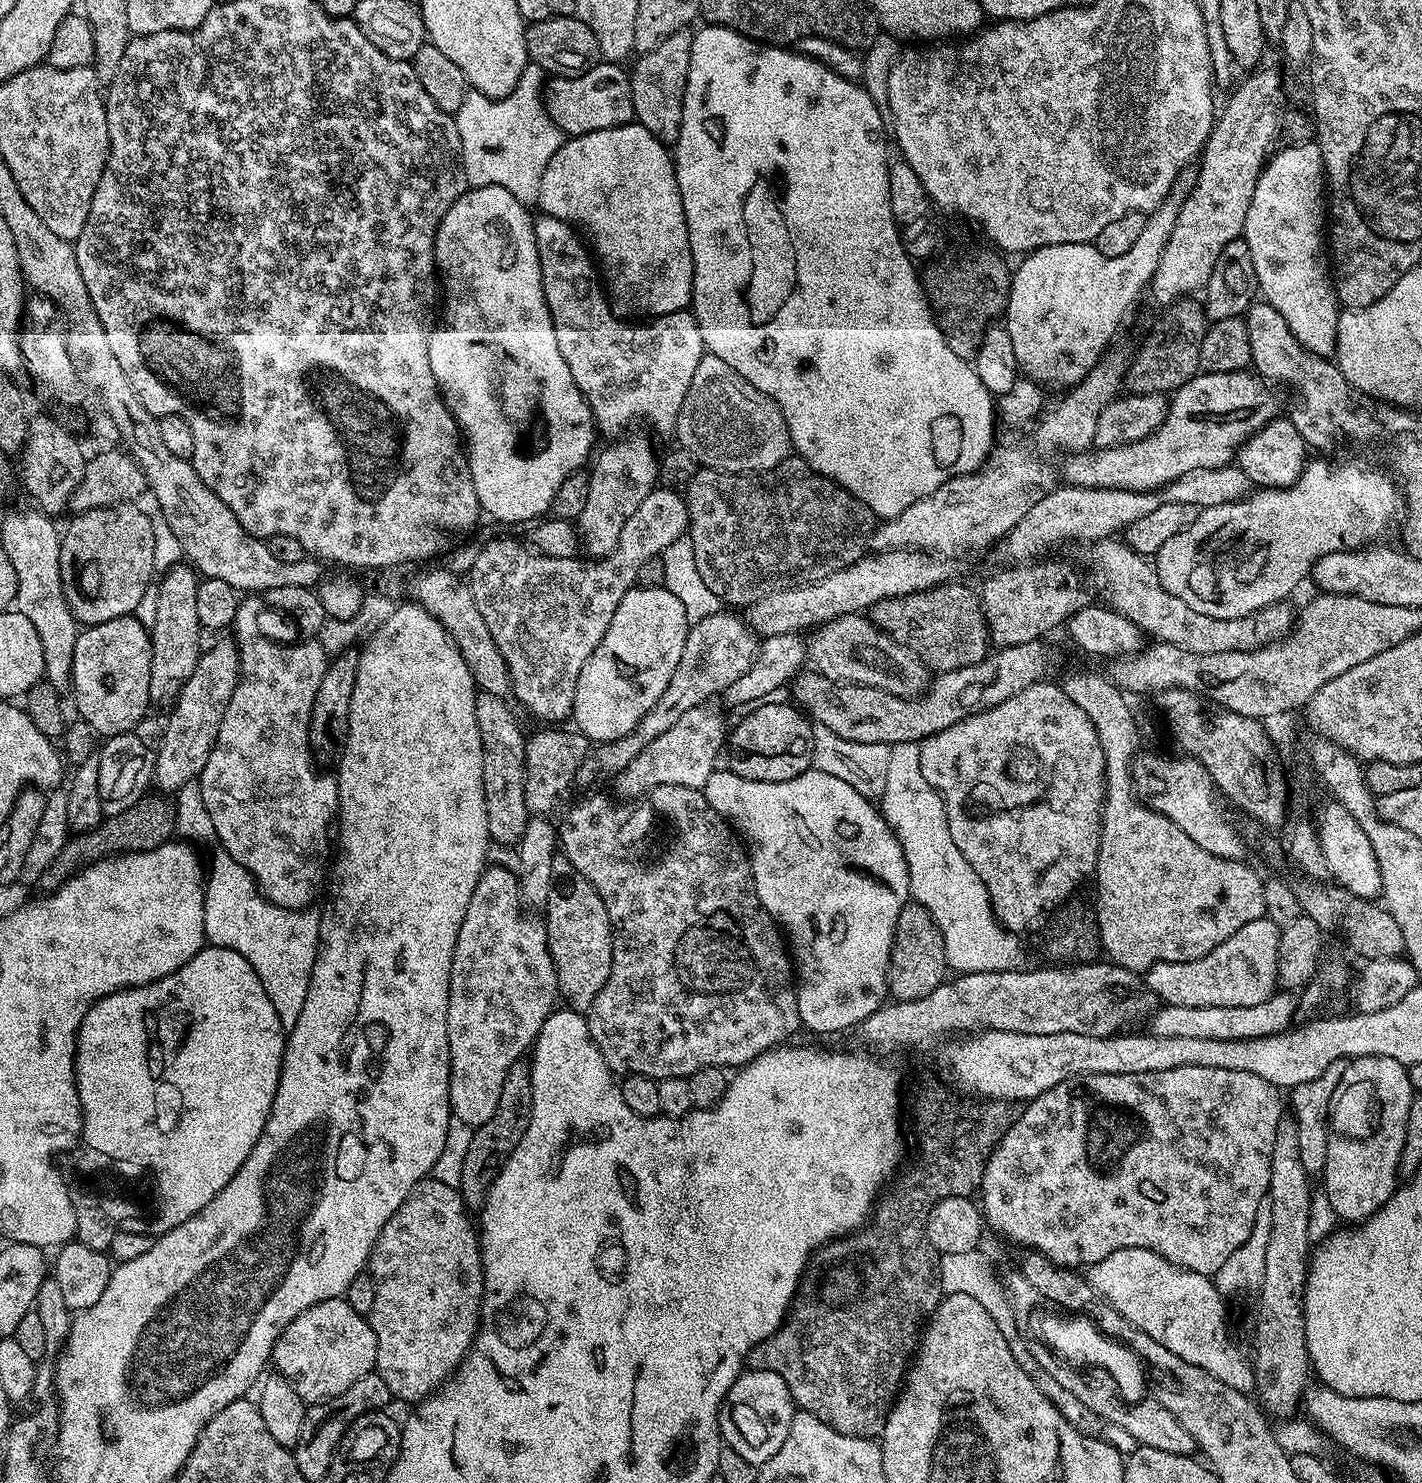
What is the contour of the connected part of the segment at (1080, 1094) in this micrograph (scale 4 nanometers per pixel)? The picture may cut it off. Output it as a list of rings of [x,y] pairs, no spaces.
[[[1178,1066],[1174,1070],[1158,1070],[1157,1072],[1146,1072],[1142,1074],[1098,1074],[1086,1072],[1082,1076],[1071,1076],[1069,1080],[1058,1082],[1056,1086],[1050,1090],[1046,1090],[1038,1098],[1027,1101],[1027,1103],[1023,1105],[1024,1112],[1022,1108],[1022,1111],[1016,1117],[1016,1121],[1006,1130],[1004,1137],[996,1143],[995,1150],[988,1155],[988,1161],[984,1167],[984,1173],[982,1174],[982,1182],[978,1186],[978,1192],[980,1192],[978,1200],[982,1205],[987,1227],[991,1229],[991,1231],[993,1228],[998,1235],[1005,1236],[1010,1243],[1021,1244],[1021,1249],[1040,1252],[1051,1264],[1057,1264],[1059,1268],[1080,1270],[1085,1266],[1091,1266],[1102,1262],[1102,1258],[1114,1254],[1116,1250],[1145,1248],[1154,1254],[1158,1254],[1162,1258],[1166,1258],[1170,1262],[1174,1262],[1180,1268],[1185,1268],[1191,1272],[1197,1272],[1209,1278],[1215,1277],[1216,1272],[1222,1270],[1222,1265],[1225,1264],[1226,1258],[1230,1258],[1230,1254],[1234,1254],[1234,1250],[1238,1250],[1238,1246],[1242,1246],[1246,1242],[1246,1238],[1250,1238],[1250,1234],[1254,1230],[1254,1222],[1258,1218],[1258,1206],[1262,1206],[1266,1203],[1268,1187],[1270,1186],[1270,1166],[1274,1158],[1274,1142],[1278,1138],[1278,1122],[1282,1118],[1282,1112],[1280,1112],[1280,1096],[1281,1093],[1276,1087],[1270,1082],[1266,1082],[1266,1078],[1258,1078],[1258,1074],[1250,1074],[1242,1070],[1207,1068],[1206,1066]]]

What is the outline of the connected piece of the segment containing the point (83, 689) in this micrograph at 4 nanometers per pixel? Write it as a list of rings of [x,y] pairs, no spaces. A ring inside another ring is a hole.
[[[135,615],[123,616],[122,618],[114,618],[110,622],[102,622],[101,624],[94,624],[85,627],[79,633],[74,642],[74,662],[72,663],[72,682],[70,685],[71,695],[76,695],[76,708],[79,719],[86,721],[96,732],[97,737],[107,738],[109,736],[123,736],[125,734],[132,734],[137,731],[136,724],[140,724],[144,720],[144,715],[148,712],[150,707],[150,674],[152,666],[152,638],[149,629],[137,620]]]

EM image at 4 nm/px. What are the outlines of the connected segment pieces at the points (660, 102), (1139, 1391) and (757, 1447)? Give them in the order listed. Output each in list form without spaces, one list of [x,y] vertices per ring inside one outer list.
[[[688,30],[670,34],[670,38],[654,46],[654,50],[637,55],[636,65],[630,68],[632,114],[635,123],[665,142],[675,142],[682,126],[682,106],[686,74],[690,70],[692,37],[693,33]]]
[[[1060,1312],[1054,1314],[1034,1314],[1030,1324],[1034,1330],[1034,1337],[1039,1343],[1047,1345],[1066,1364],[1074,1368],[1092,1366],[1106,1370],[1114,1380],[1119,1394],[1128,1404],[1136,1404],[1147,1397],[1149,1391],[1148,1372],[1140,1356],[1134,1354],[1127,1345],[1101,1333],[1101,1330],[1091,1319],[1083,1314],[1064,1315]]]
[[[748,1370],[736,1379],[734,1386],[730,1386],[728,1397],[720,1405],[720,1435],[723,1443],[734,1450],[734,1454],[742,1454],[746,1462],[759,1466],[774,1458],[774,1454],[778,1454],[782,1442],[786,1442],[793,1415],[792,1395],[786,1382],[782,1382],[782,1378],[778,1378],[778,1374],[773,1372]]]

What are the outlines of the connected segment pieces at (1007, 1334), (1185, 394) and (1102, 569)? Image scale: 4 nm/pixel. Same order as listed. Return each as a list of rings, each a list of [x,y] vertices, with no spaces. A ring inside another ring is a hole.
[[[976,1249],[963,1254],[946,1254],[940,1256],[940,1285],[942,1285],[945,1295],[950,1293],[967,1294],[977,1299],[978,1302],[981,1302],[982,1306],[985,1306],[986,1312],[990,1314],[991,1318],[996,1322],[998,1330],[1000,1330],[1002,1334],[1002,1338],[1004,1338],[1010,1346],[1010,1354],[1013,1355],[1014,1362],[1016,1362],[1026,1374],[1029,1374],[1031,1380],[1038,1387],[1038,1390],[1041,1390],[1042,1394],[1046,1395],[1046,1398],[1053,1400],[1055,1396],[1059,1397],[1059,1399],[1056,1400],[1059,1412],[1067,1420],[1072,1420],[1074,1416],[1073,1409],[1077,1410],[1083,1407],[1081,1400],[1075,1397],[1070,1390],[1066,1390],[1053,1375],[1050,1375],[1048,1371],[1042,1370],[1039,1366],[1038,1360],[1033,1356],[1029,1341],[1026,1342],[1018,1332],[1015,1320],[1016,1316],[1007,1300],[1009,1297],[1005,1285],[1001,1280],[999,1282],[996,1278],[991,1264],[983,1252],[981,1249]],[[1067,1403],[1071,1405],[1073,1409],[1068,1409]]]
[[[1201,371],[1196,376],[1190,378],[1180,389],[1171,393],[1168,402],[1168,419],[1164,420],[1154,431],[1146,438],[1142,438],[1138,442],[1130,442],[1129,444],[1119,444],[1113,448],[1093,447],[1091,450],[1083,452],[1074,452],[1065,455],[1062,460],[1062,476],[1064,476],[1069,485],[1074,488],[1121,488],[1122,490],[1134,490],[1135,492],[1155,492],[1165,488],[1170,482],[1174,482],[1178,478],[1182,478],[1182,474],[1190,474],[1199,468],[1221,468],[1227,464],[1232,464],[1236,459],[1236,452],[1242,447],[1247,440],[1254,435],[1262,426],[1266,426],[1270,421],[1277,419],[1280,404],[1276,401],[1276,396],[1268,388],[1267,383],[1262,382],[1261,377],[1253,374],[1251,371],[1243,372],[1205,372]]]
[[[1105,538],[1095,541],[1091,548],[1092,557],[1088,564],[1092,567],[1097,590],[1104,595],[1103,603],[1113,612],[1130,618],[1130,622],[1138,625],[1141,632],[1153,641],[1182,646],[1200,654],[1253,652],[1256,648],[1285,639],[1294,627],[1294,608],[1292,612],[1288,602],[1259,608],[1242,618],[1210,618],[1198,614],[1198,610],[1190,610],[1182,598],[1174,598],[1174,594],[1167,592],[1156,574],[1153,561],[1135,552],[1126,542]]]

